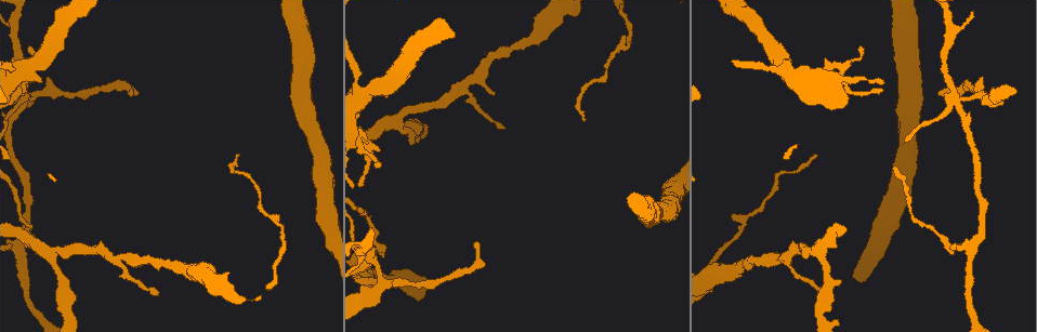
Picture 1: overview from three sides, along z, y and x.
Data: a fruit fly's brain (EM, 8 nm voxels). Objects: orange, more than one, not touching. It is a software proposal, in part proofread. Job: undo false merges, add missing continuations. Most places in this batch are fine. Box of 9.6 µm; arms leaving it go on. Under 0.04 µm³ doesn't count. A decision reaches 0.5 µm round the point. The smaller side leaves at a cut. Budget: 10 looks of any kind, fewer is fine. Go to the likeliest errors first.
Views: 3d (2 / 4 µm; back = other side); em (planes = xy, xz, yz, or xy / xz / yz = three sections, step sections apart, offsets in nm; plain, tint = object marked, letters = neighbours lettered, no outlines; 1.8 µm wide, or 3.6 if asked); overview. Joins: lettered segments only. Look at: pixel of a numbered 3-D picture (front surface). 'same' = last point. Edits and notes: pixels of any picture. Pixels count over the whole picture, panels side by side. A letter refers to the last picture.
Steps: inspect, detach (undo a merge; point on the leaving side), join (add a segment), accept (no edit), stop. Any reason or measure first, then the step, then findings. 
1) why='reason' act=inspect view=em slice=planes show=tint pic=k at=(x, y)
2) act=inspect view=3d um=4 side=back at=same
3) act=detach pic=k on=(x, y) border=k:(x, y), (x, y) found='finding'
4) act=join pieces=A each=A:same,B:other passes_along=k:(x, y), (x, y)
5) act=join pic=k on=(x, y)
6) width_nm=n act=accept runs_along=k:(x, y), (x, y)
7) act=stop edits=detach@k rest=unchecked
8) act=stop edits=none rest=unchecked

why='looks like a crossing' act=inspect view=3d um=2 pic=1 at=(22, 101)

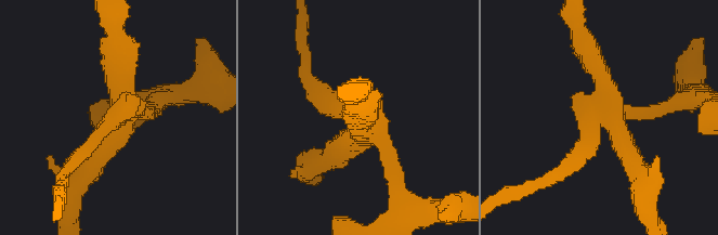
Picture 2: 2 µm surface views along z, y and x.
arms=4 why='now the EM' act=inspect view=em slice=planes show=tint pic=2 at=(124, 117)

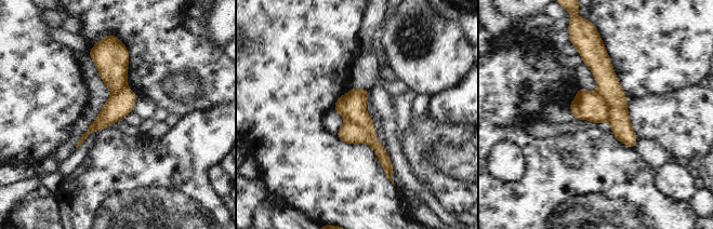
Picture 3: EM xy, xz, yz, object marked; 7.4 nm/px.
act=inspect view=em slice=planes show=letters at=same

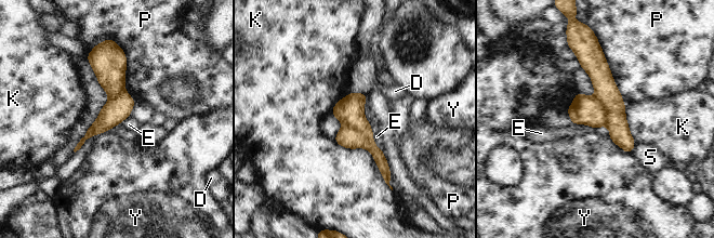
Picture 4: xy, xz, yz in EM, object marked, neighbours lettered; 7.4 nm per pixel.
act=detach pic=4 on=(349, 110) each=D:other,E:other,K:other,P:other,S:other,Y:other found='a second cell is stuck on'

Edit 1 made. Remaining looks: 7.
why='see it whole again' act=inspect view=overview

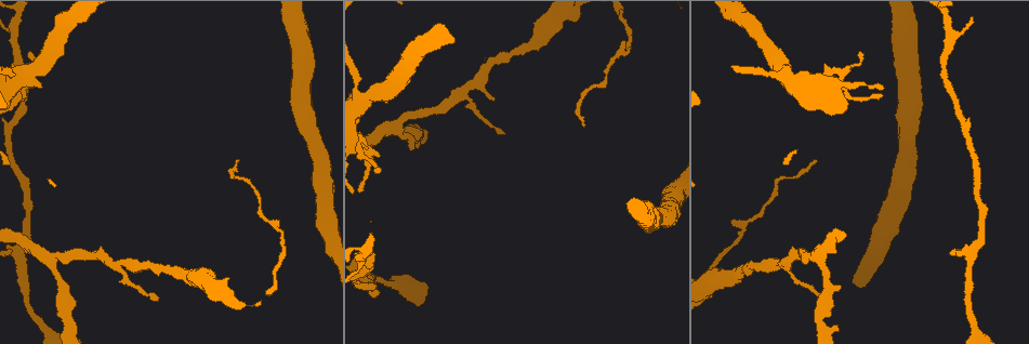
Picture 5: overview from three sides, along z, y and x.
why='free end' act=inspect view=3d um=4 pic=5 at=(493, 100)

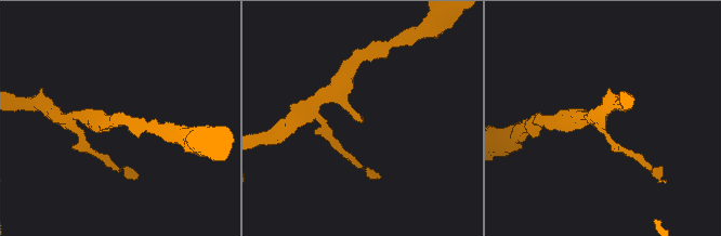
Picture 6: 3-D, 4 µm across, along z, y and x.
act=inspect view=em slice=xz step=8 show=tint pic=6 at=(360, 122)

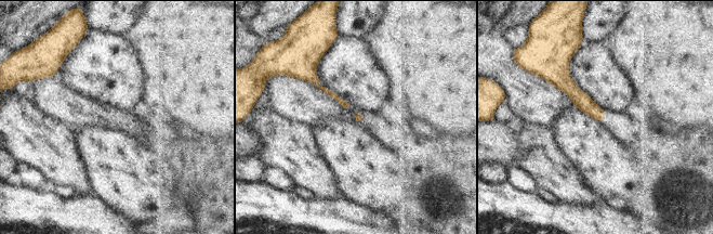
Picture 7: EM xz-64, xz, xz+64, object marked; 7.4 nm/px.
act=inspect view=em slice=planes show=letters at=same

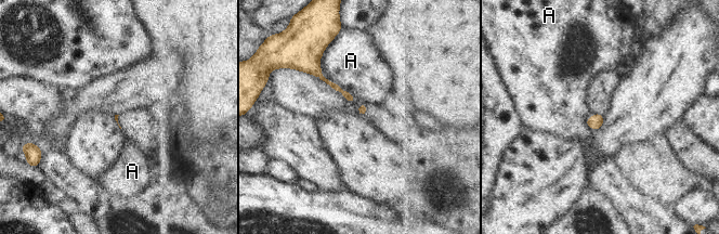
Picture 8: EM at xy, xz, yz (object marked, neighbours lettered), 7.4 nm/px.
act=accept each=A:other border=8:(325, 47), (321, 73), (356, 99) found='none of them fits'

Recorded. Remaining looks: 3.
why='arms part here' act=inspect view=3d um=2 pic=5 at=(51, 258)

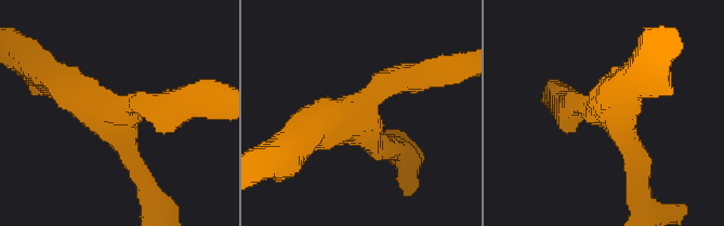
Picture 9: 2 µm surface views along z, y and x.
arms=3 arm_widths_nm=220,260,300 act=inspect view=em slice=planes show=letters pic=9 at=(601, 115)

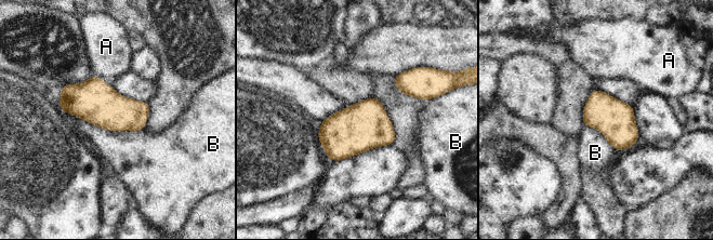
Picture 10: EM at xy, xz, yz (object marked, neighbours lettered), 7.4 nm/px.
act=accept each=A:other,B:other border=10:(69, 112), (105, 129), (142, 131) found='one cell here'

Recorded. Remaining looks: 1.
act=stop edits=detach@4 rest=unchecked

